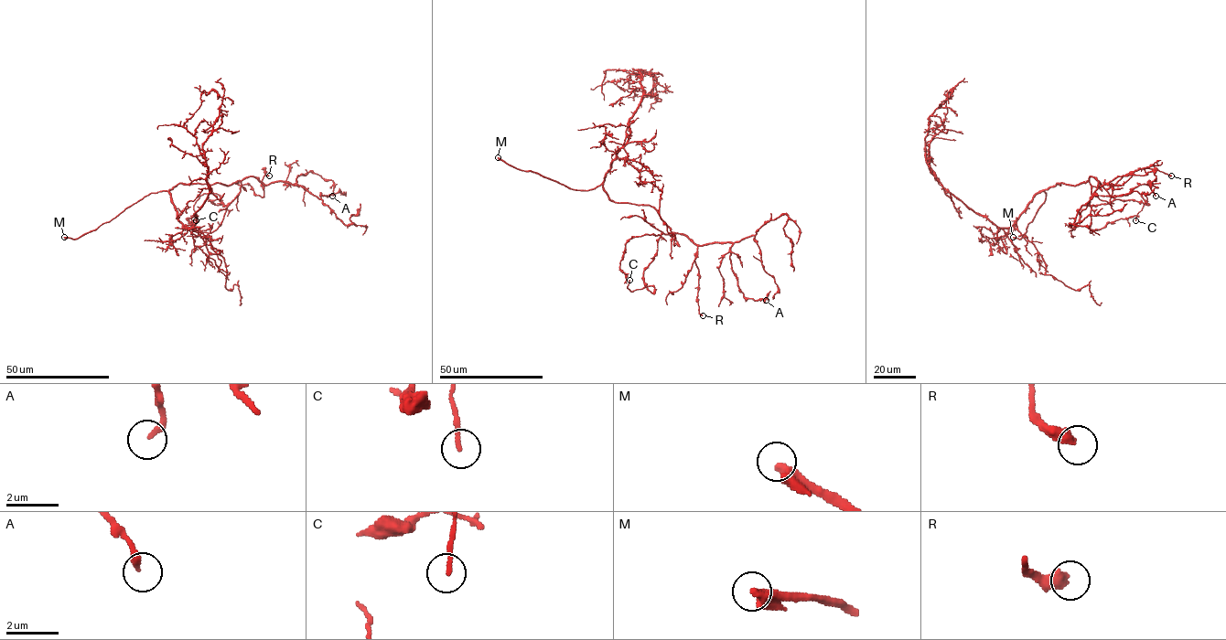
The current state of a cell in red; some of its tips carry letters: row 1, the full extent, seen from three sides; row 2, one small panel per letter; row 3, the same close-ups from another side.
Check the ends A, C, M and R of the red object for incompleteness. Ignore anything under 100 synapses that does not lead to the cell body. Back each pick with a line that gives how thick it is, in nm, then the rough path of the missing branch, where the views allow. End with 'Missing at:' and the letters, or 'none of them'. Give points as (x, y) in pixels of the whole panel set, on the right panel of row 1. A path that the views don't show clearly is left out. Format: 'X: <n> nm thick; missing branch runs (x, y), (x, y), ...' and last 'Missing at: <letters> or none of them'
M: 400 nm thick; missing branch runs (1013, 237), (997, 230)
Missing at: M

